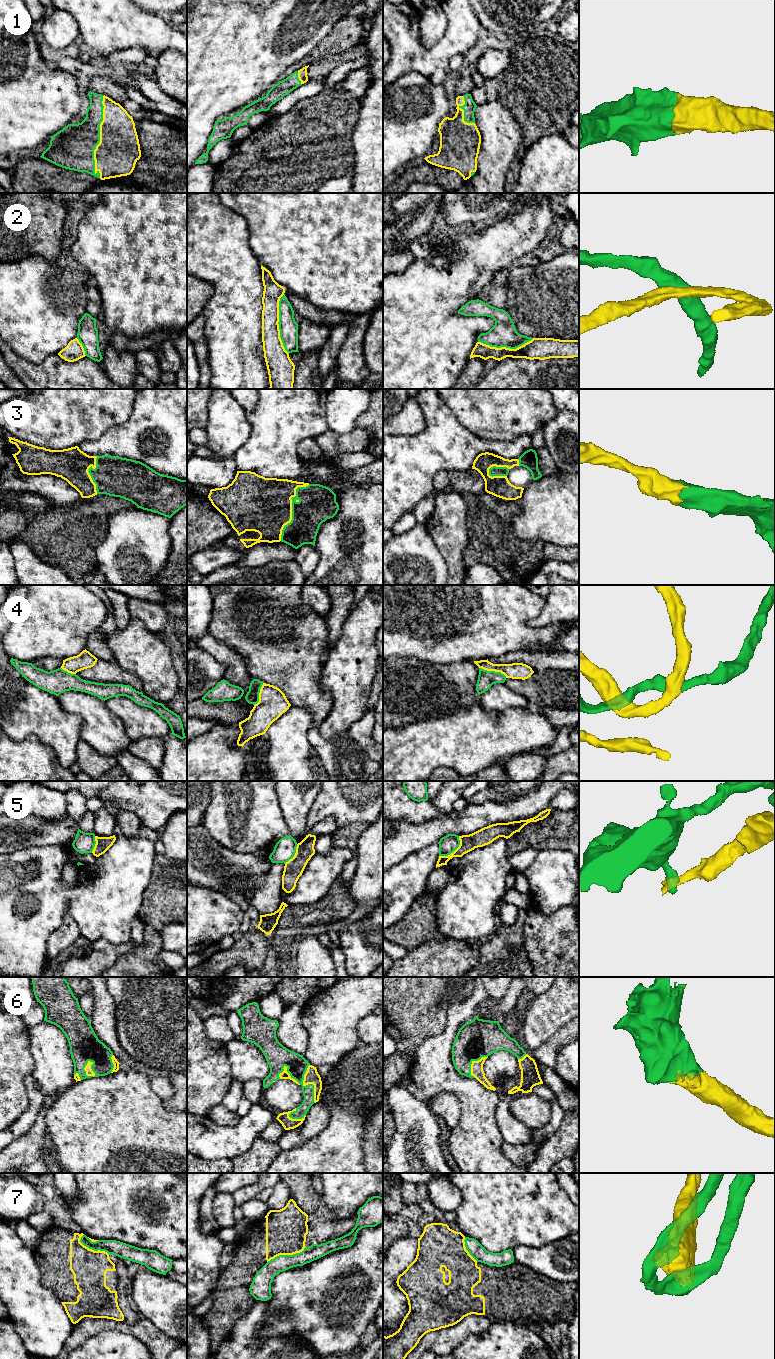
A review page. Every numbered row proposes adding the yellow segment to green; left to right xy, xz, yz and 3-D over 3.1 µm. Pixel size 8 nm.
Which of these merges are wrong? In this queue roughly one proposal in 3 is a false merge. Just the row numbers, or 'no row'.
2, 4, 5, 7

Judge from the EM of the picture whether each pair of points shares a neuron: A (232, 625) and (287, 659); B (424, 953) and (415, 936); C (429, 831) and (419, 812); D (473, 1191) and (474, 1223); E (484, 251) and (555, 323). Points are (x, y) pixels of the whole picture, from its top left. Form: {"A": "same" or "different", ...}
{"A": "same", "B": "different", "C": "different", "D": "same", "E": "different"}

